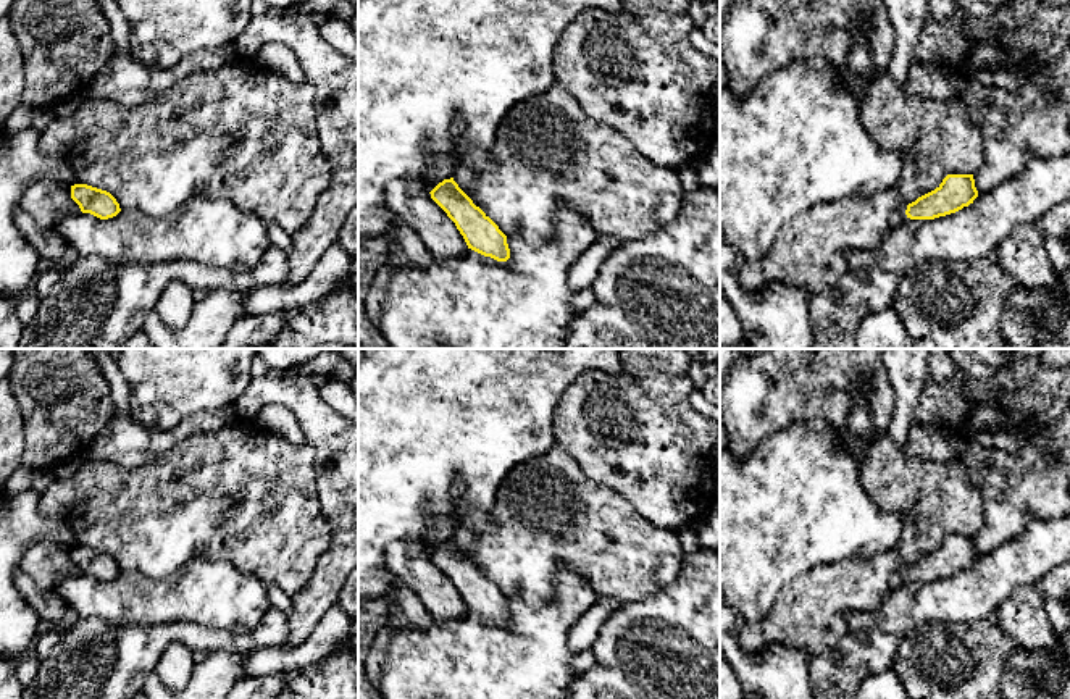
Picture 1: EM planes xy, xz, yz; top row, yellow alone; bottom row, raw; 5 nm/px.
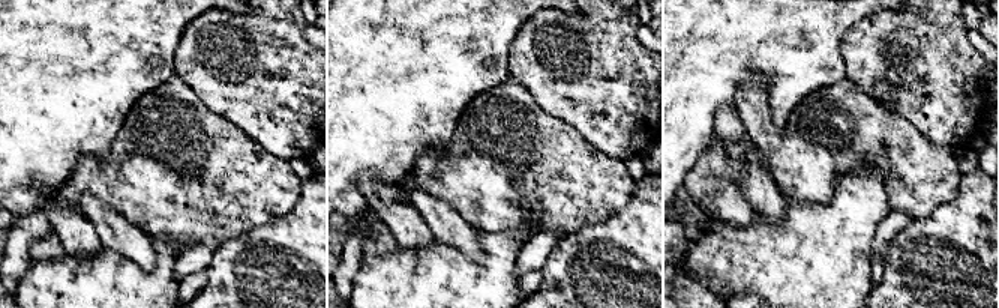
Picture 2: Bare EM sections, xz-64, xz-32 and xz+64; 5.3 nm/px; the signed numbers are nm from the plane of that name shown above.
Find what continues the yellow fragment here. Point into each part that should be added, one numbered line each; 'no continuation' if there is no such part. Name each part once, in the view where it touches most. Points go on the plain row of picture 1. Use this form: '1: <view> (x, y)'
1: yz (898, 578)

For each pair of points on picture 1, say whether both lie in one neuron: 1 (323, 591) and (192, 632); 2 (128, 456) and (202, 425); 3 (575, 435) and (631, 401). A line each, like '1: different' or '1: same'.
1: different
2: same
3: same

